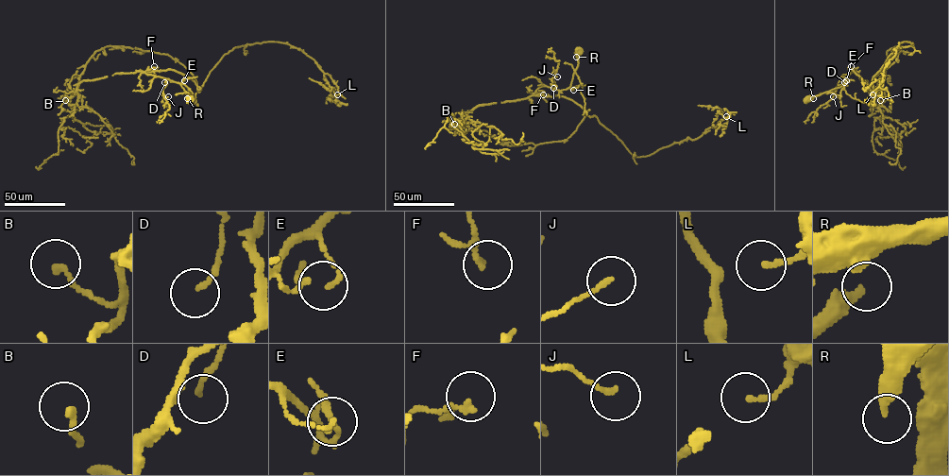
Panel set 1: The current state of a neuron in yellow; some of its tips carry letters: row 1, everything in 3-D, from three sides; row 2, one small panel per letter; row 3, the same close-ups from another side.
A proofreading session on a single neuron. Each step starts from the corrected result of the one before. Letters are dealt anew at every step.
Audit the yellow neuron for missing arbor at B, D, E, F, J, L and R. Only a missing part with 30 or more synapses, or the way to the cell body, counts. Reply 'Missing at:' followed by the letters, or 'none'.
Missing at: none

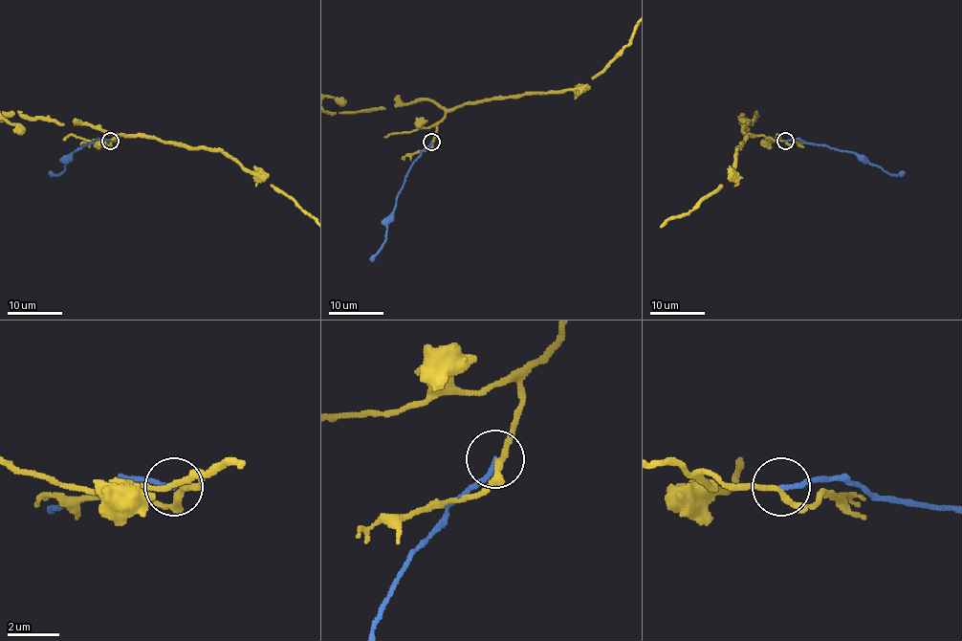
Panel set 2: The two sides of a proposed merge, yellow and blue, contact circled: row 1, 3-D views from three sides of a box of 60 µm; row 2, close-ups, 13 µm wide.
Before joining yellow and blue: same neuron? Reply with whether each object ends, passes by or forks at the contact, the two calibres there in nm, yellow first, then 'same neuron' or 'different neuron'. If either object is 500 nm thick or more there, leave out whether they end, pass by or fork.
yellow passes by; blue ends; calibres 240 and 180 nm; different neuron

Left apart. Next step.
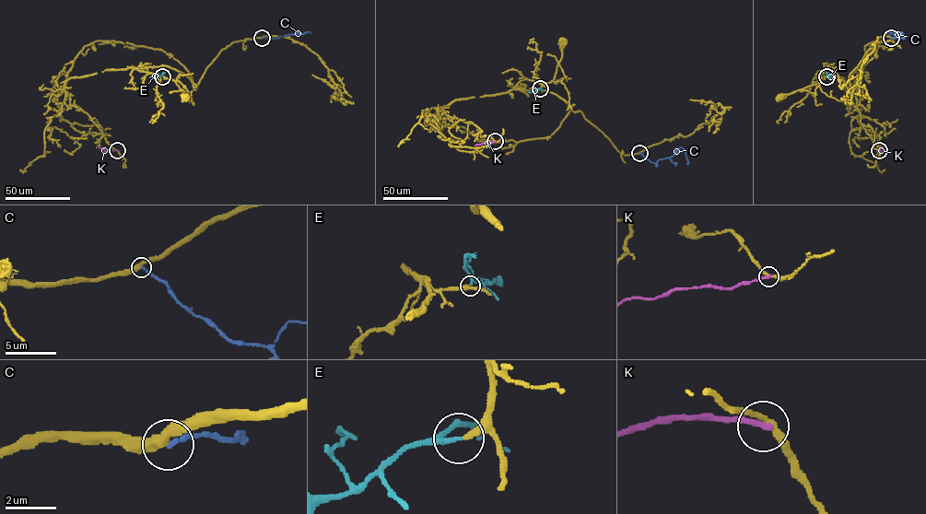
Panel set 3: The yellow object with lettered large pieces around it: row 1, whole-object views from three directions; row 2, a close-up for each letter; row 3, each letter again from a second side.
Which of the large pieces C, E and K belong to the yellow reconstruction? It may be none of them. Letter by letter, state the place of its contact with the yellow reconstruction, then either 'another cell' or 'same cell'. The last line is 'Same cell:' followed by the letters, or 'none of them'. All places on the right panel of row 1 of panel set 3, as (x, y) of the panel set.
C: contact (891, 38); another cell
E: contact (826, 76); same cell
K: contact (879, 150); another cell
Same cell: E

